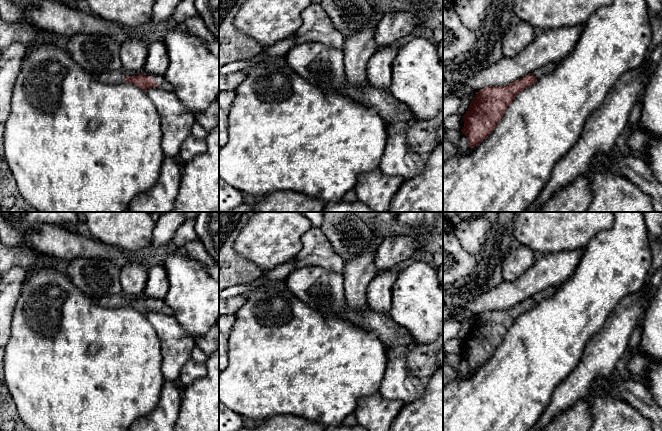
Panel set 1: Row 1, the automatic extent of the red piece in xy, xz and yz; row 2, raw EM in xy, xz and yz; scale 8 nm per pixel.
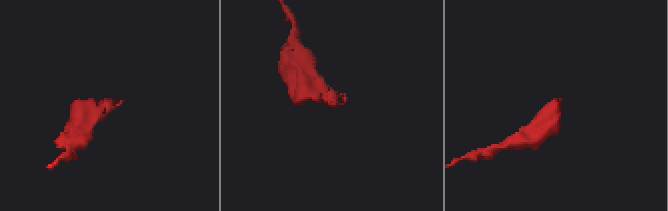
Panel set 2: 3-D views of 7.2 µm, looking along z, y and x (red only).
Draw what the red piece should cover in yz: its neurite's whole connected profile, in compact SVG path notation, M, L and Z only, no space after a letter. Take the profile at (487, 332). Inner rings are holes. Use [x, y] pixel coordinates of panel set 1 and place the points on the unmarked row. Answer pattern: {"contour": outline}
{"contour": "M548 287L508 309L487 310L477 316L468 335L462 341L464 351L461 356L467 361L469 371L474 372L487 362L515 321L553 295L556 290L557 287Z"}

